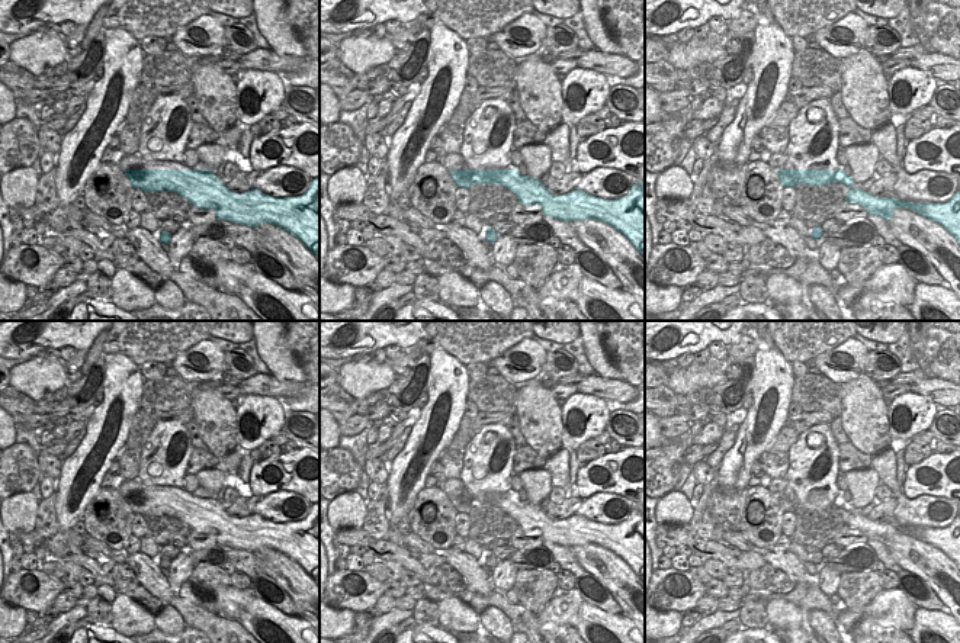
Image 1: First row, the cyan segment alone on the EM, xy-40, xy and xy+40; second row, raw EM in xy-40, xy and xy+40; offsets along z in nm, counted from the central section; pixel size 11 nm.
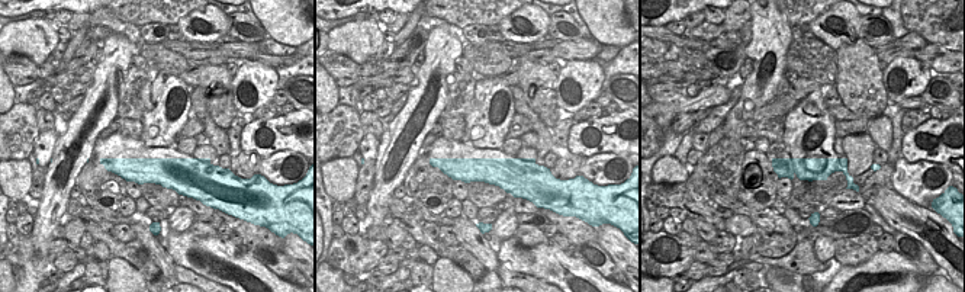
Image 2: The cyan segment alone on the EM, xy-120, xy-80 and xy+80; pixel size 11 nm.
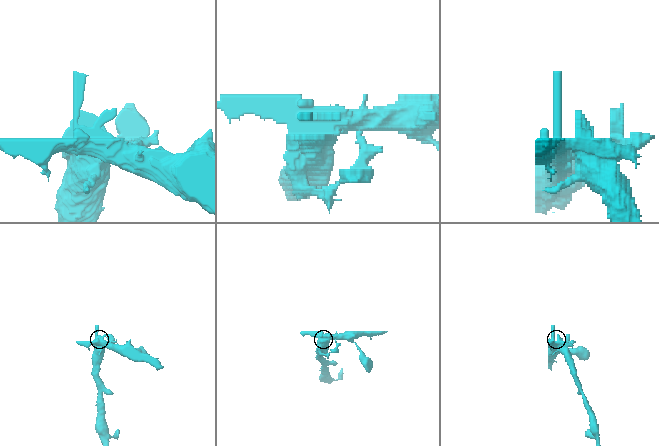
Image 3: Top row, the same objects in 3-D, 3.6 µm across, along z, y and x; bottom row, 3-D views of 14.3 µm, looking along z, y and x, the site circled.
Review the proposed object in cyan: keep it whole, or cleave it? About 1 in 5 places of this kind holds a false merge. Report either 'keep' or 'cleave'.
cleave

